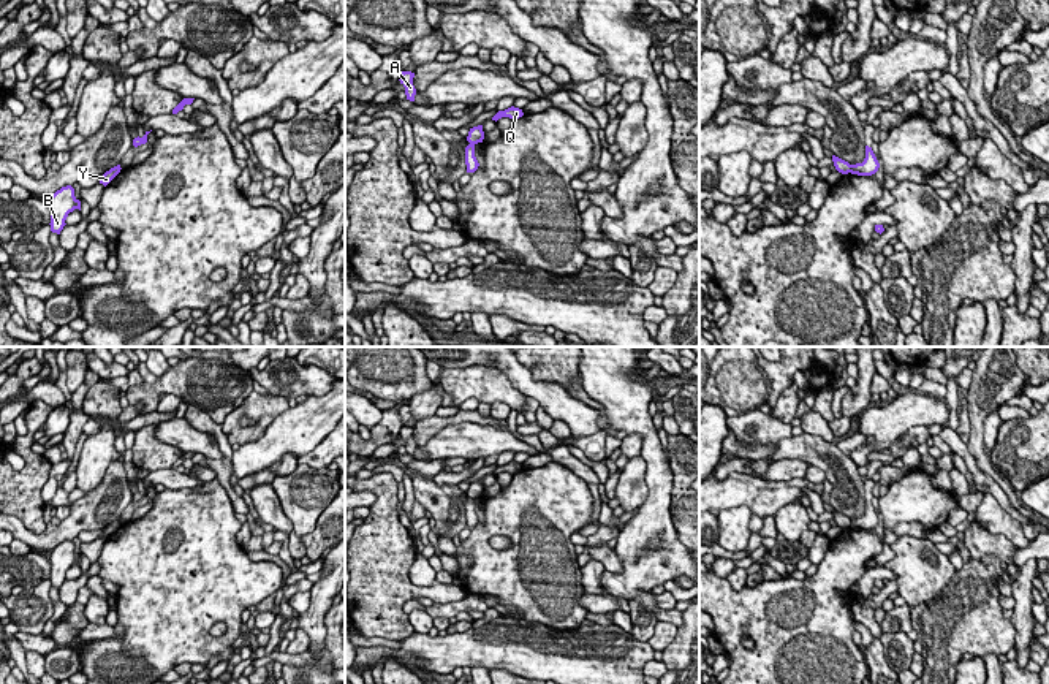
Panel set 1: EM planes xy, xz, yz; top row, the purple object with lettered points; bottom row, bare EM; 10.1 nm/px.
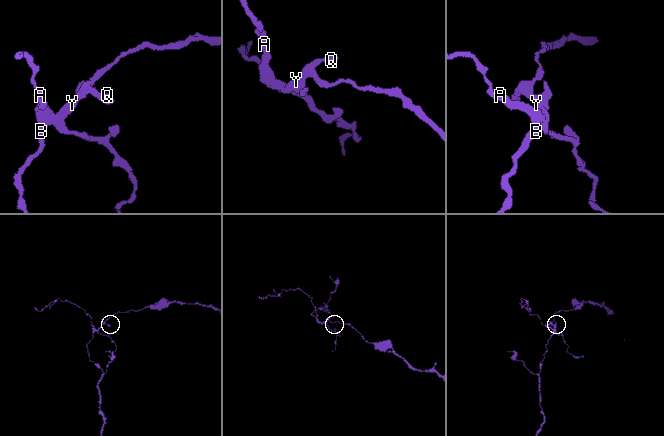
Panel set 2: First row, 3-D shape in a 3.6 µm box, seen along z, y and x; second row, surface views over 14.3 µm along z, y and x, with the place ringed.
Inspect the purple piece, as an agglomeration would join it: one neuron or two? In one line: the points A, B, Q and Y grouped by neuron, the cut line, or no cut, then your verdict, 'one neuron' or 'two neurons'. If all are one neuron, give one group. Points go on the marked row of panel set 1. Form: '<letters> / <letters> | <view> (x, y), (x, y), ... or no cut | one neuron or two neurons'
A B Y / Q | yz (852, 165), (848, 171) | two neurons

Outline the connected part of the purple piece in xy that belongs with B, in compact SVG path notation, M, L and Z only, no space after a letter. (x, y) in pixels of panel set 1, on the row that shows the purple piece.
M71 185L62 187L49 198L51 206L51 231L60 234L65 220L74 209L81 211L81 201L74 196L74 188Z

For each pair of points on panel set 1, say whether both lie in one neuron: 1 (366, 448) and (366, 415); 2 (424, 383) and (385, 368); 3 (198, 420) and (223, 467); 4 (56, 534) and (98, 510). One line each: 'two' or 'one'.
1: two
2: one
3: one
4: one

